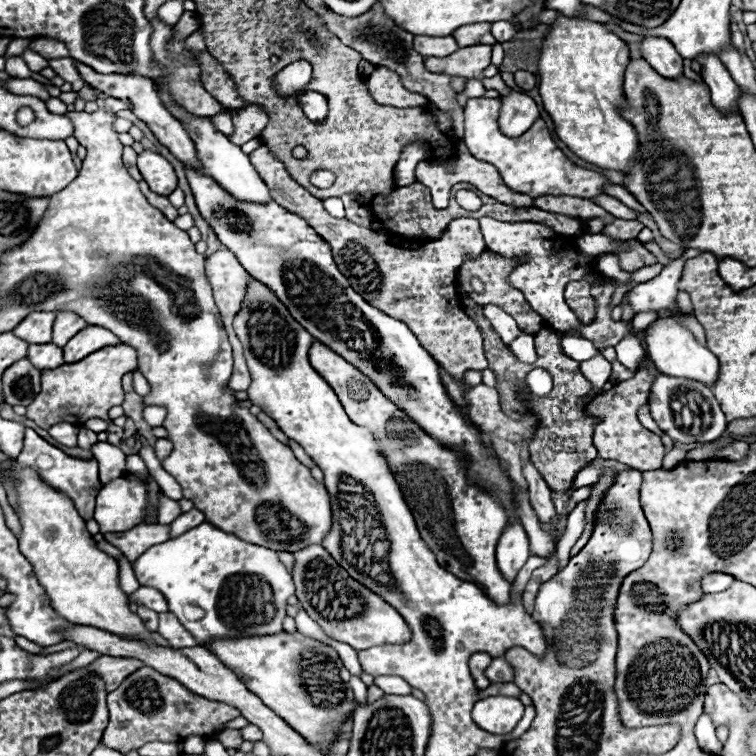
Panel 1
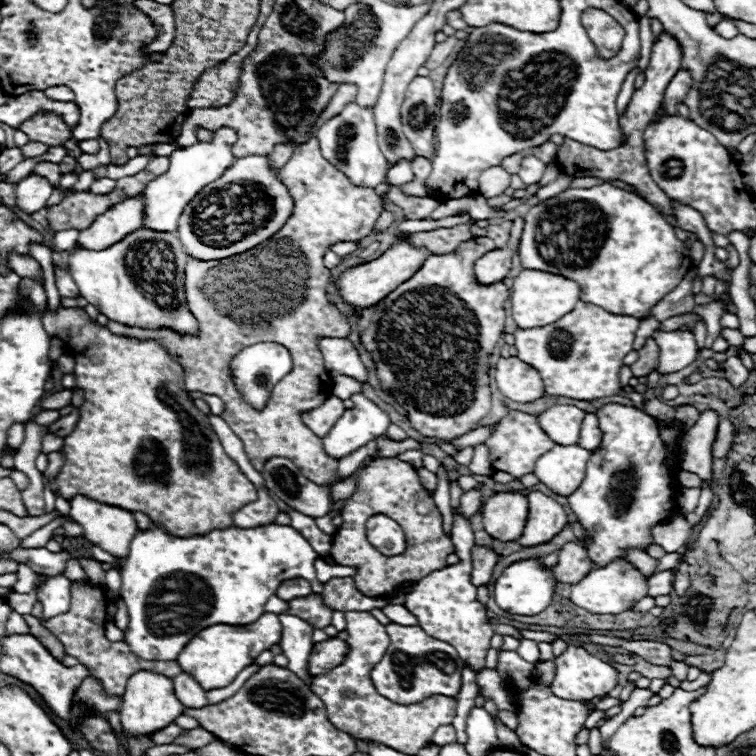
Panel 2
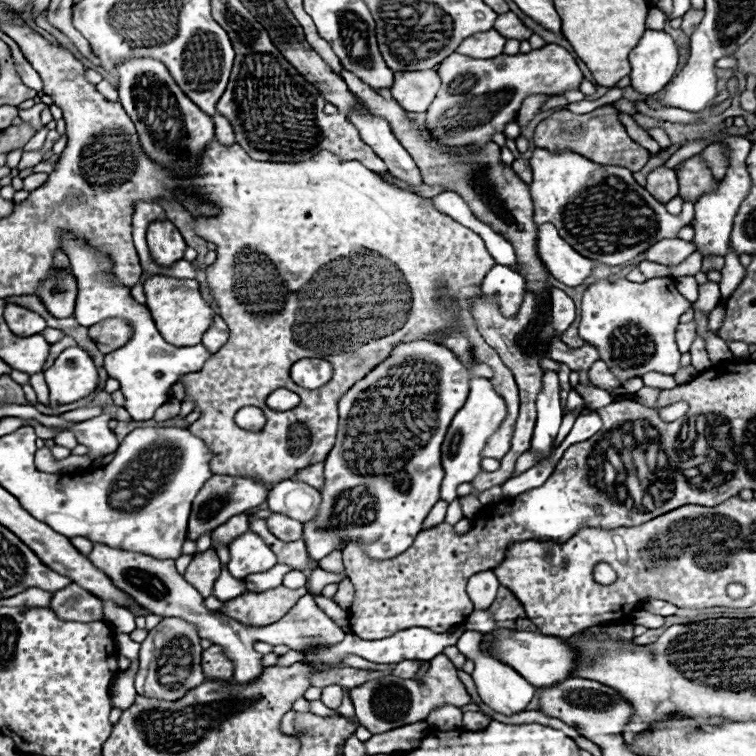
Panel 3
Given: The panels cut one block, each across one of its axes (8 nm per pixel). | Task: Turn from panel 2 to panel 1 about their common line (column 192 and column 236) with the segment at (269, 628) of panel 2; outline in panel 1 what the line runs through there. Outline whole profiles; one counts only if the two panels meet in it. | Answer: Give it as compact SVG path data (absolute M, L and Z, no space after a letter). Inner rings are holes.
M278 632L252 638L212 638L206 648L230 668L264 706L274 710L316 746L326 742L332 744L338 730L330 730L330 724L334 720L342 724L356 708L350 672L342 666L336 650L300 632Z

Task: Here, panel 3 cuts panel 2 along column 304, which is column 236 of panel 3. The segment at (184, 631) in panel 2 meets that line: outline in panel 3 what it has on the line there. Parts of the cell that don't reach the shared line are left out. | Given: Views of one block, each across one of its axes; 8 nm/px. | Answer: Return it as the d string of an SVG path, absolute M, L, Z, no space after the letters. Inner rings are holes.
M250 530L230 544L230 562L226 568L238 580L246 578L248 574L266 572L276 564L278 560L274 552L264 544L260 536Z

